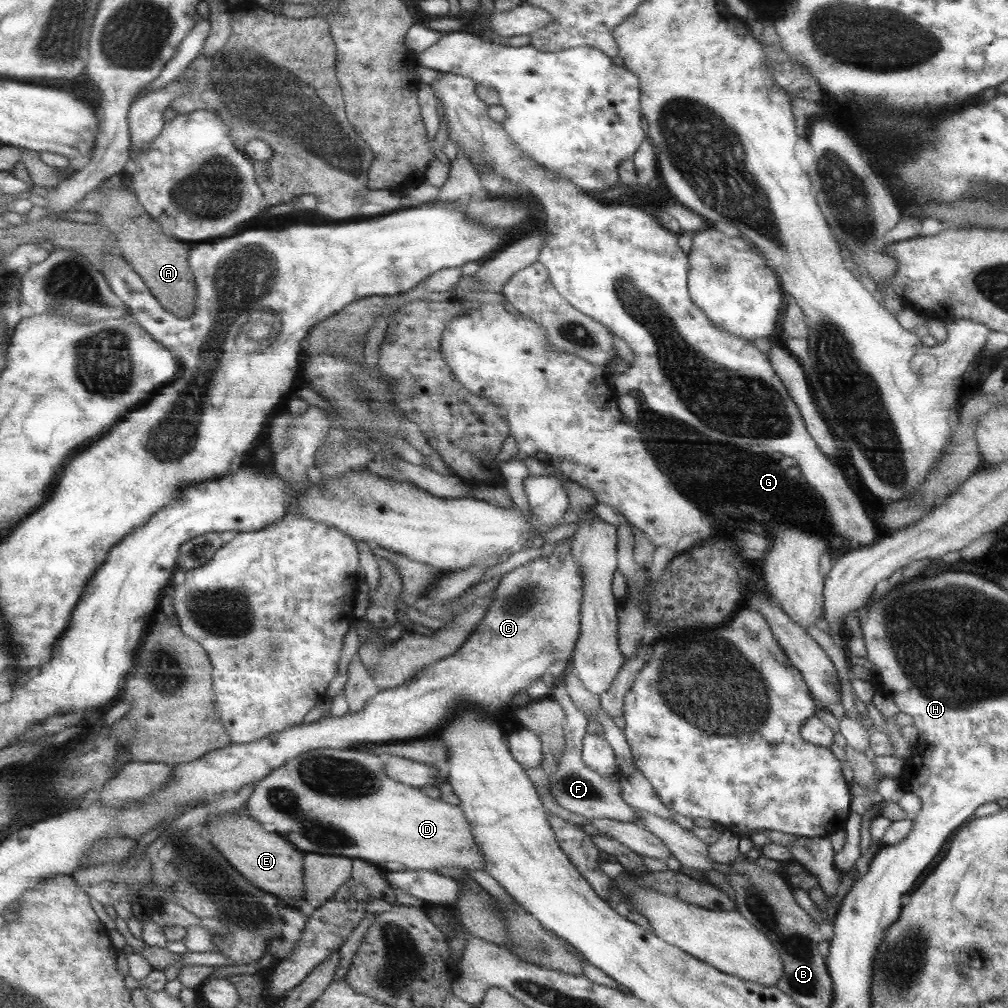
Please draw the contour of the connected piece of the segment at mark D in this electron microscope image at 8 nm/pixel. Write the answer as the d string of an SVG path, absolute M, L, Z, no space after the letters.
M319 748L302 752L254 783L246 801L249 816L272 833L284 836L297 850L322 855L363 858L372 863L399 862L407 870L466 868L482 870L484 856L475 844L471 825L457 806L426 796L384 773L383 758L367 751Z

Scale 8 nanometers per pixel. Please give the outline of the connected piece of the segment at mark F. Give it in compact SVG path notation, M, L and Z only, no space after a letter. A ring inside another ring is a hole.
M554 668L552 673L552 685L550 696L554 698L563 709L567 719L562 731L564 732L564 749L560 754L555 772L549 775L549 790L553 801L562 809L569 812L580 814L586 819L608 818L617 822L638 823L637 811L623 800L622 788L619 779L607 780L594 770L591 770L581 756L582 738L585 736L586 716L577 710L573 701L569 698L564 687L564 668Z

